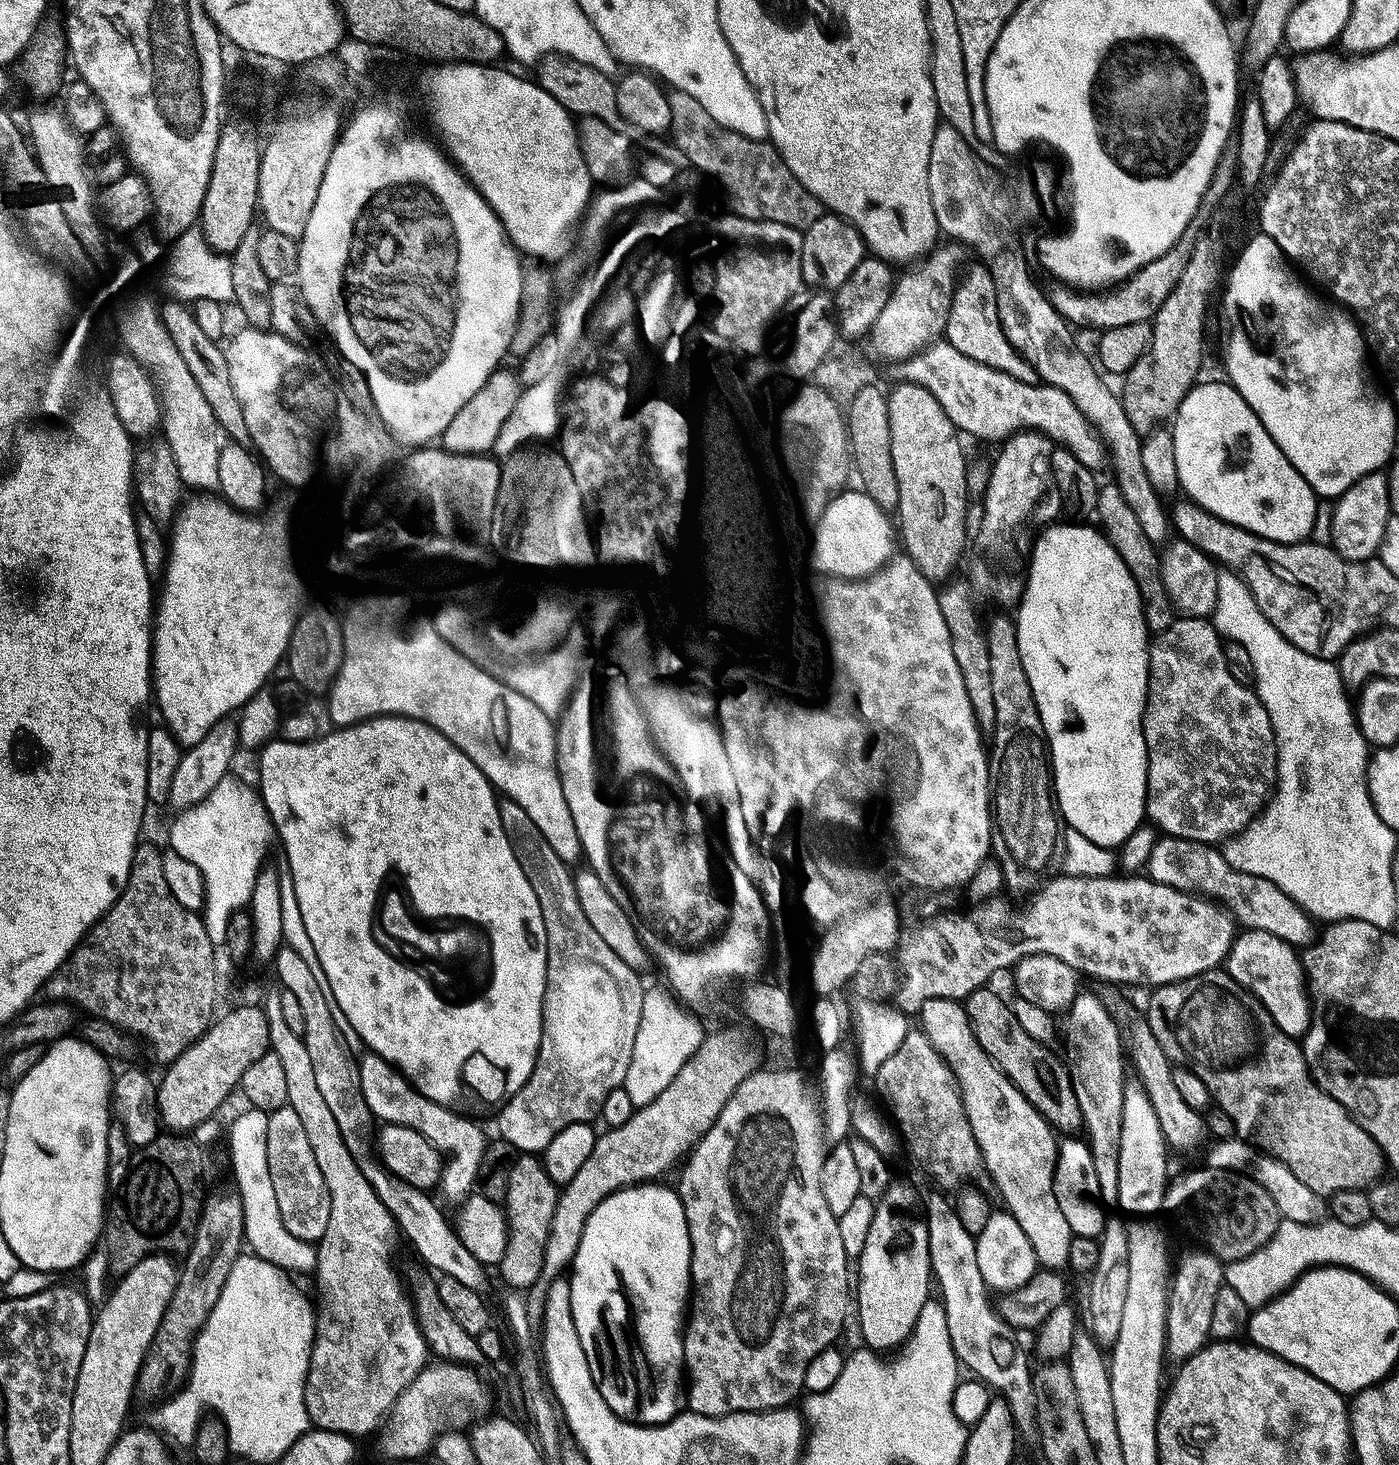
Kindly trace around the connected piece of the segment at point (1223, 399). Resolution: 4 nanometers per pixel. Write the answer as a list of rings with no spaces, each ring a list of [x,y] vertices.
[[[1223,382],[1224,384],[1204,384],[1192,389],[1188,393],[1187,398],[1181,402],[1180,411],[1174,417],[1174,425],[1171,429],[1171,434],[1174,442],[1174,457],[1177,458],[1178,478],[1180,479],[1179,487],[1182,492],[1192,499],[1191,503],[1195,507],[1204,509],[1212,516],[1217,516],[1222,522],[1238,526],[1242,530],[1246,530],[1255,536],[1261,536],[1264,540],[1269,540],[1275,544],[1289,545],[1289,544],[1303,544],[1309,539],[1308,536],[1316,528],[1316,515],[1319,514],[1320,508],[1316,491],[1311,488],[1306,482],[1306,478],[1302,478],[1302,474],[1298,474],[1298,470],[1288,461],[1286,454],[1281,448],[1276,445],[1274,438],[1266,430],[1266,426],[1260,421],[1255,410],[1247,404],[1242,398],[1242,394],[1237,388],[1232,387],[1231,383]]]

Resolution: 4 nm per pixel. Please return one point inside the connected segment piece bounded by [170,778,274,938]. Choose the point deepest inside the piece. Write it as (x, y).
(227, 836)

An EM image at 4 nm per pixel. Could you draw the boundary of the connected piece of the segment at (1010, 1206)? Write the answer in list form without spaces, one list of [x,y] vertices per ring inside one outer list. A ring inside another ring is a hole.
[[[928,1000],[924,1002],[925,1035],[935,1049],[950,1065],[959,1082],[960,1092],[970,1118],[971,1129],[979,1144],[981,1159],[986,1172],[996,1184],[1007,1208],[1020,1228],[1028,1236],[1037,1256],[1039,1265],[1047,1271],[1063,1271],[1069,1262],[1070,1246],[1075,1238],[1070,1222],[1062,1211],[1056,1186],[1060,1165],[1060,1142],[1055,1129],[1040,1111],[1026,1099],[1021,1090],[1005,1073],[999,1064],[988,1055],[977,1040],[976,1031],[967,1007],[954,1000]]]

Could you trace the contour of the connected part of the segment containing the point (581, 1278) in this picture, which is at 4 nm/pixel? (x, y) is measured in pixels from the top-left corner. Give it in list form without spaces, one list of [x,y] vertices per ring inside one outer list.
[[[649,1182],[635,1188],[625,1188],[623,1192],[614,1194],[590,1214],[584,1227],[582,1244],[578,1246],[578,1254],[570,1269],[572,1285],[572,1305],[574,1306],[574,1326],[578,1326],[578,1338],[582,1338],[582,1350],[586,1350],[586,1362],[590,1362],[590,1374],[594,1374],[594,1382],[606,1398],[606,1406],[614,1410],[624,1420],[645,1426],[668,1424],[682,1412],[682,1385],[686,1380],[684,1362],[684,1338],[686,1335],[686,1313],[690,1308],[692,1291],[692,1243],[690,1230],[684,1213],[684,1203],[680,1200],[679,1191],[663,1188],[663,1183]]]

